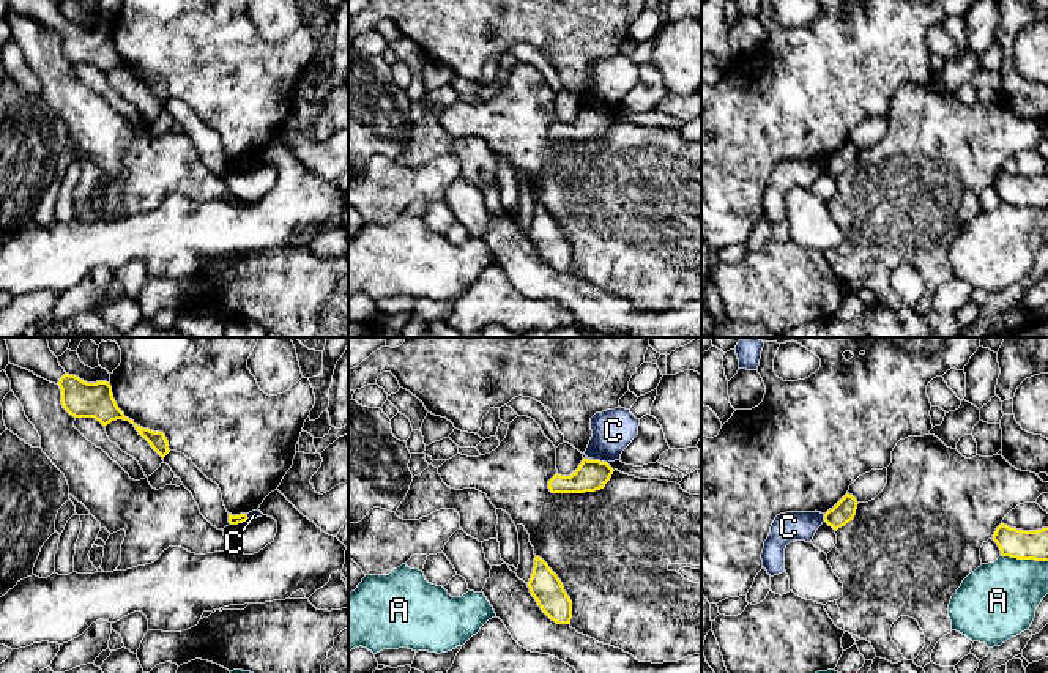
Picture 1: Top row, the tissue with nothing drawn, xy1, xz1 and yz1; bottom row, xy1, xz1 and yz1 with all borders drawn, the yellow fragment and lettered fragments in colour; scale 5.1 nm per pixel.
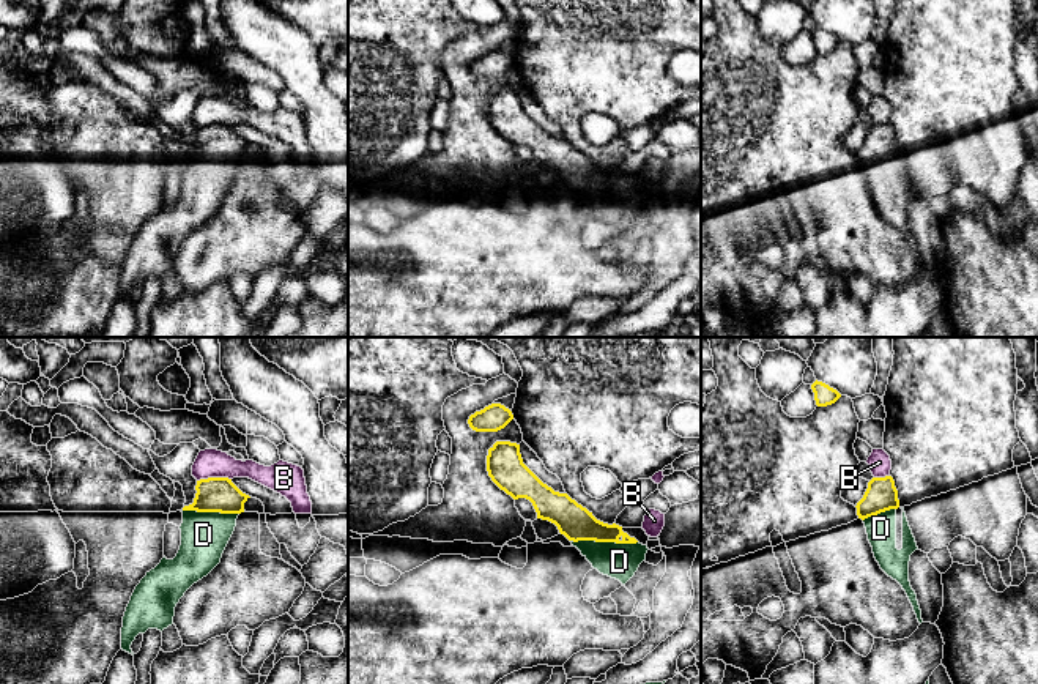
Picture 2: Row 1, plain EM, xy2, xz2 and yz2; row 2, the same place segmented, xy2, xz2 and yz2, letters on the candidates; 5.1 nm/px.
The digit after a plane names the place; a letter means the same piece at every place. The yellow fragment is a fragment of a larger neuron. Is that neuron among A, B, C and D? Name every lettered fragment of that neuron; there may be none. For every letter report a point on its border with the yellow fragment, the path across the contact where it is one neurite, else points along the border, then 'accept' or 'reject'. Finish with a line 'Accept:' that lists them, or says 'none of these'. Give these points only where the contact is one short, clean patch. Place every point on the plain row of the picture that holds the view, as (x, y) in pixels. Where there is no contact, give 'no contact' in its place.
A: meets yellow in yz1 at (1025, 205); border along yz1 (1001, 200), (1010, 205), (1047, 208); reject
B: meets yellow in xy2 at (213, 125); reject
C: meets yellow in xz1 at (599, 107); border along xz1 (591, 104), (607, 111); reject
D: meets yellow in xz2 at (604, 188); accept
Accept: D

